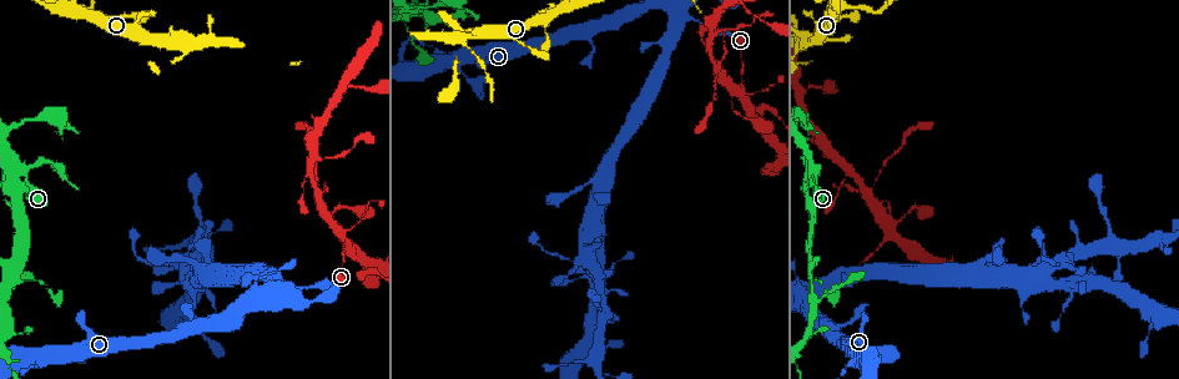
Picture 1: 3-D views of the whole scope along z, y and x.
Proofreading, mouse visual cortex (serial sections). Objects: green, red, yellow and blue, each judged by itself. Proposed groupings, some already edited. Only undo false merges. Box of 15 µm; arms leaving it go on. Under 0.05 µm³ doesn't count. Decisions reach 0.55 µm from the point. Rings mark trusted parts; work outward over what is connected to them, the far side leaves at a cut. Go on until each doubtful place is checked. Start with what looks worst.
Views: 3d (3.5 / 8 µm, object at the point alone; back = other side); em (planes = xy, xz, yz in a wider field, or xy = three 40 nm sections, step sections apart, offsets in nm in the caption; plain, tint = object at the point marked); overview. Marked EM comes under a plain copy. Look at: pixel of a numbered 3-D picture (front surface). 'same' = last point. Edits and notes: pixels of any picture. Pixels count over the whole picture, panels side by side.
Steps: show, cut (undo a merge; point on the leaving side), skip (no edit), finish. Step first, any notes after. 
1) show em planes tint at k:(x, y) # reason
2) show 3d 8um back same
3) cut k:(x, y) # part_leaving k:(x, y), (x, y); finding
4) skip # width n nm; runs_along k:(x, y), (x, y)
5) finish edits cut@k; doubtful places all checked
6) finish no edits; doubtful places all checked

show 3d 8um at 1:(14, 259) # two arms at a narrow angle

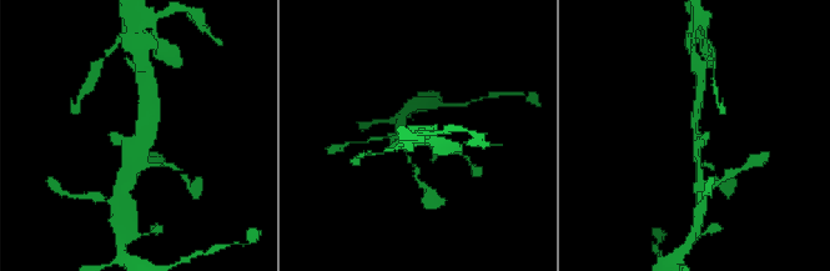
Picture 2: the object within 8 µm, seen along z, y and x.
show em xy step 2 tint at 2:(142, 139) # arms 4; arm_widths 150, 200, 200, 250 nm; need the tissue

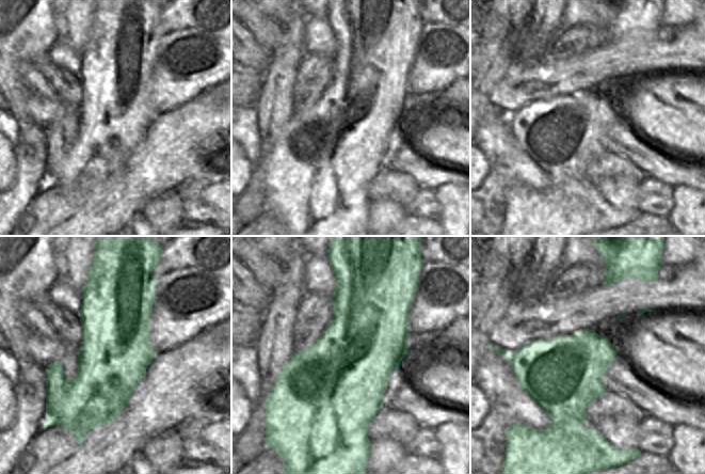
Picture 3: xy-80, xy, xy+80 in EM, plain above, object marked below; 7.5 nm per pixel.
skip # runs_along 2:(147, 104), (132, 172); one cell here

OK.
show 3d 3.5um at 1:(739, 92) # thin arm on a thick one

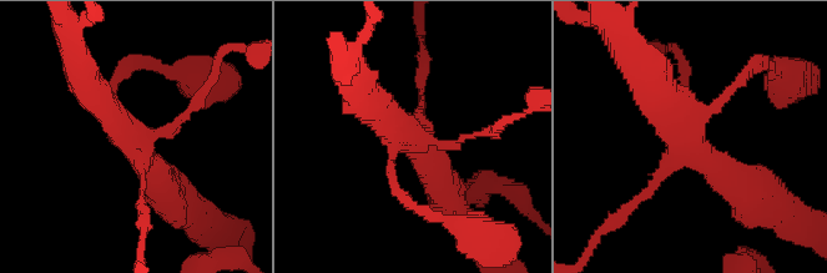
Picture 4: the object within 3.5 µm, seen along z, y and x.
show em xy step 3 tint at 4:(412, 137)

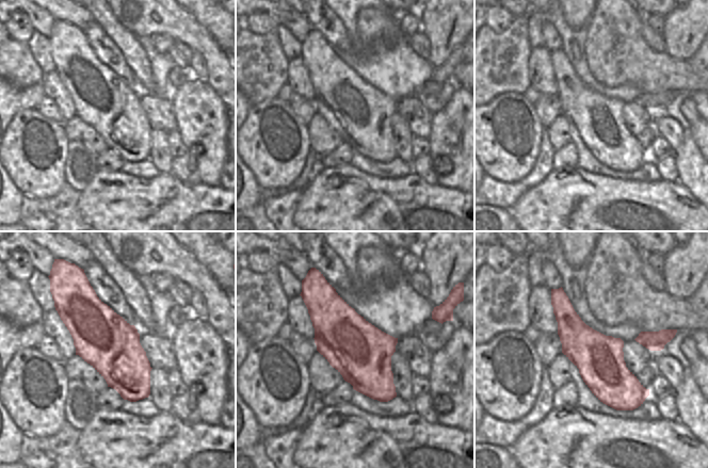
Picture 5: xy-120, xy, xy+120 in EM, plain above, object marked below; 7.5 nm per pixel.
skip # width 440 nm; runs_along 5:(559, 292), (575, 336), (638, 403); all the same cell

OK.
show 3d 3.5um at 1:(716, 69) # three arms meet

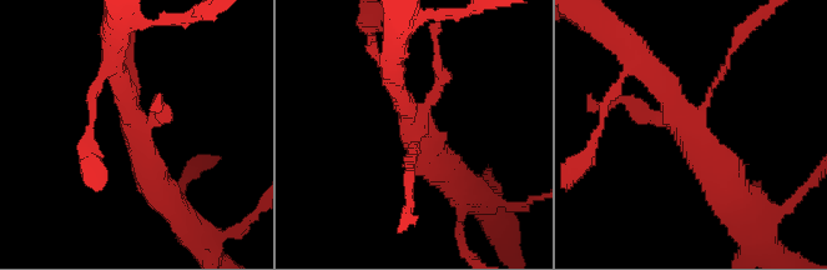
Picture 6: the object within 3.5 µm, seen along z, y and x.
skip # runs_along 6:(729, 194), (639, 63); one cell here

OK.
finish no edits; doubtful places all checked

